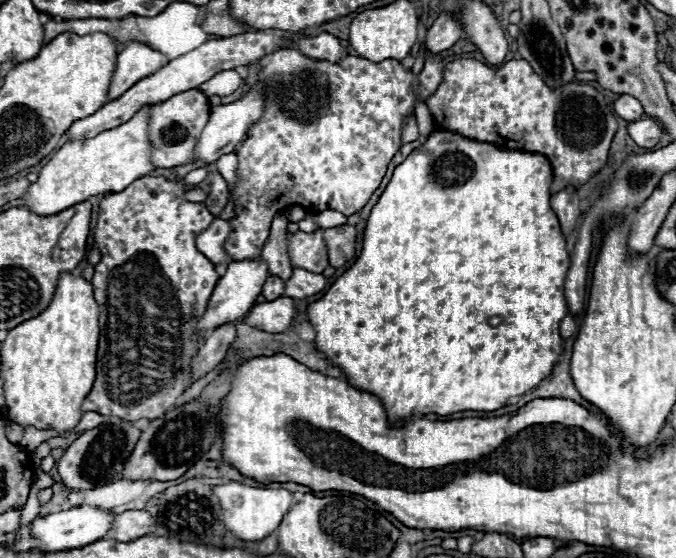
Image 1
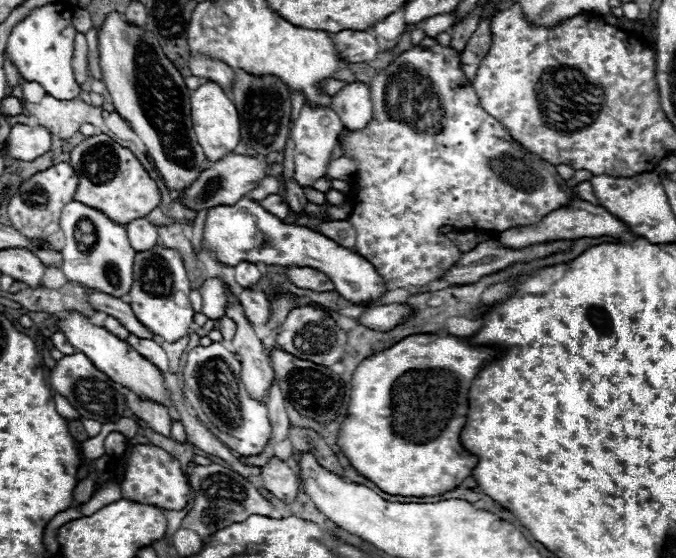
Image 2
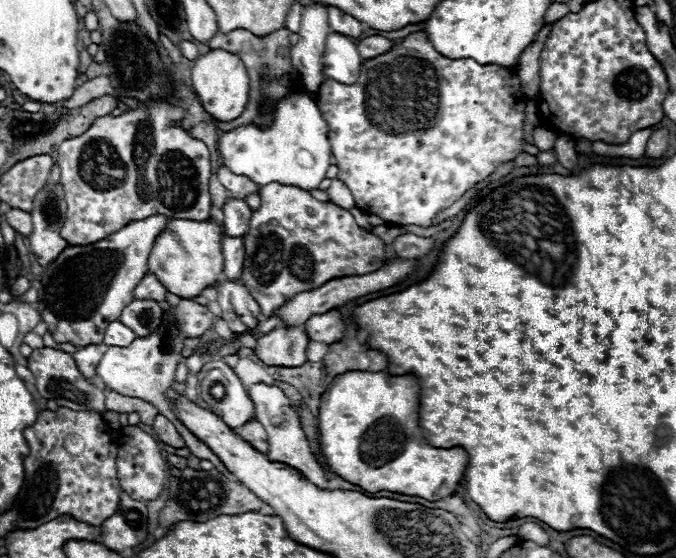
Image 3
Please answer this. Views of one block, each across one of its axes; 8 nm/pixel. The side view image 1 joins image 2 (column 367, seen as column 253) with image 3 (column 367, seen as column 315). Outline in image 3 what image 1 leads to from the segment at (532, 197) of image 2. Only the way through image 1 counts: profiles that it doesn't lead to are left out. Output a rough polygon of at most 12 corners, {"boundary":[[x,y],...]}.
{"boundary":[[426,32],[326,80],[338,180],[396,226],[524,152],[516,66]]}

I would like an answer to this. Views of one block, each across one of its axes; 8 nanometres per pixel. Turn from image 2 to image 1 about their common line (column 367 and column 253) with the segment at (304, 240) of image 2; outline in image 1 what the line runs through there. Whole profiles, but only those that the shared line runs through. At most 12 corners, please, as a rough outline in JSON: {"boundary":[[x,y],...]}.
{"boundary":[[262,258],[230,262],[200,330],[212,332],[256,304],[270,272]]}

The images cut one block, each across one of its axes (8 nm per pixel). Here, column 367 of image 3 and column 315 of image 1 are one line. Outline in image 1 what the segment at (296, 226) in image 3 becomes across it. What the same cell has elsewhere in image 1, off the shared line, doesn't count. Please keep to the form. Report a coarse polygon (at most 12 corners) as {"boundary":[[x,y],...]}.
{"boundary":[[324,228],[286,232],[294,268],[322,274],[328,266]]}

